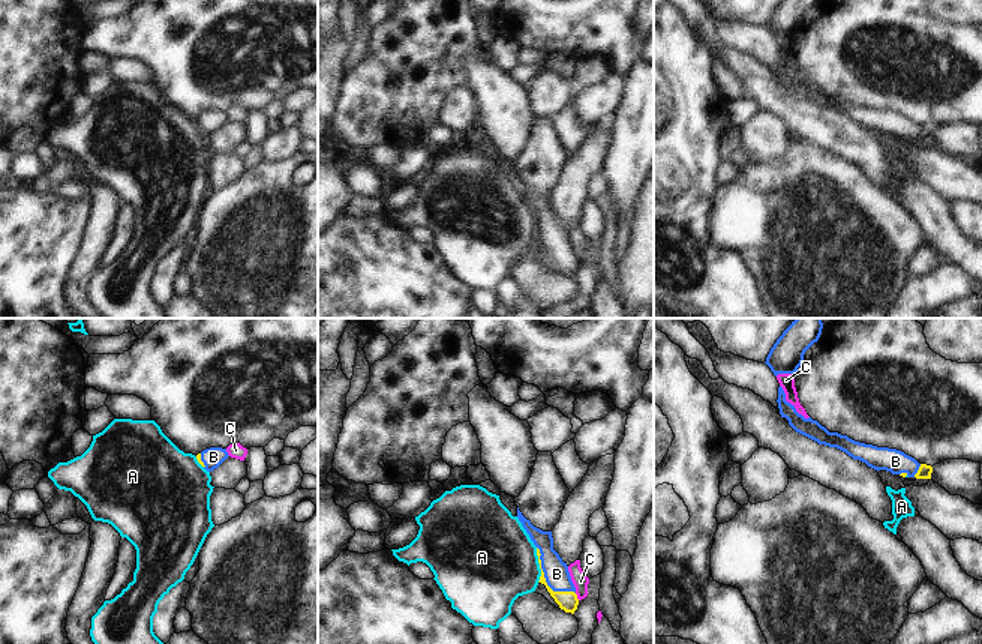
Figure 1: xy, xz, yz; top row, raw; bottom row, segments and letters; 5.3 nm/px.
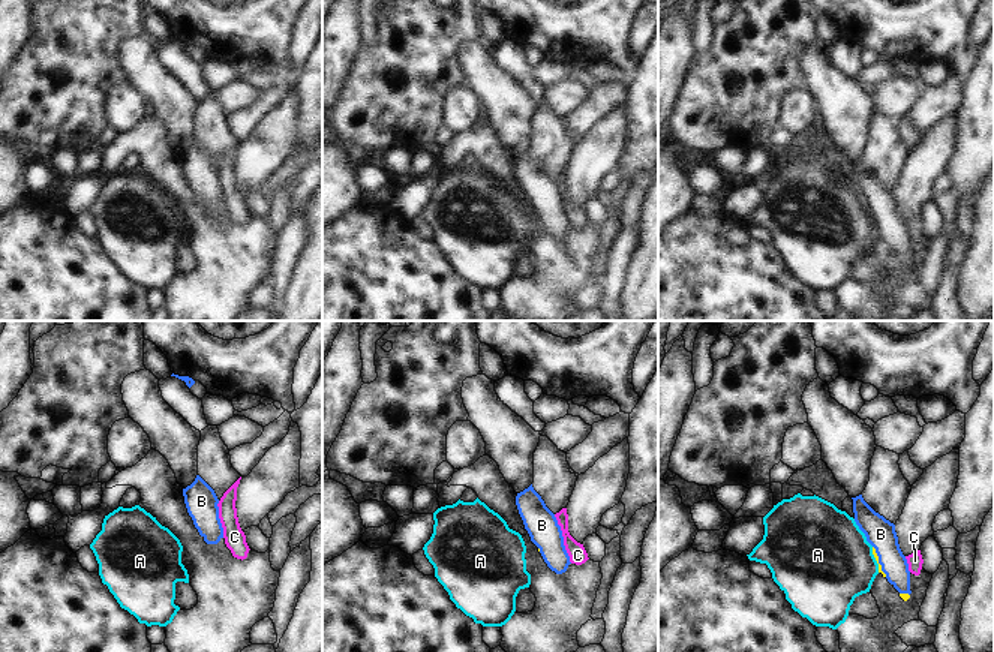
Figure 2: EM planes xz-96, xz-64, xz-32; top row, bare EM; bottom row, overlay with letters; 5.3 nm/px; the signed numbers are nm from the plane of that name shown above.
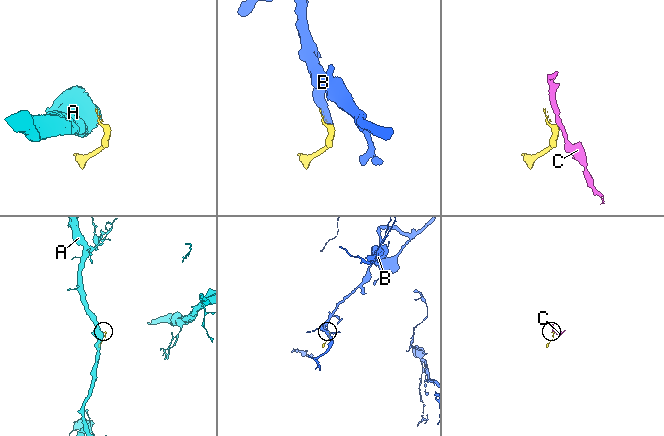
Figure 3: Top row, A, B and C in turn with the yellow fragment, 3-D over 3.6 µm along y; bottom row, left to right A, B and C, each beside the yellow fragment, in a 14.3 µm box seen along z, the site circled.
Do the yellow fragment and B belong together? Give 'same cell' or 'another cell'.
same cell

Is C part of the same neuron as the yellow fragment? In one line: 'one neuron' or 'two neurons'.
two neurons

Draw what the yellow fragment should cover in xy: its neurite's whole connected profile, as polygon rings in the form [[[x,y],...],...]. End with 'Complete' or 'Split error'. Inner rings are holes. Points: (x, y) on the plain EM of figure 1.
[[[210,111],[202,114],[196,119],[198,126],[207,134],[213,135],[217,132],[226,122],[228,122],[226,113],[222,111]]]. Split error

